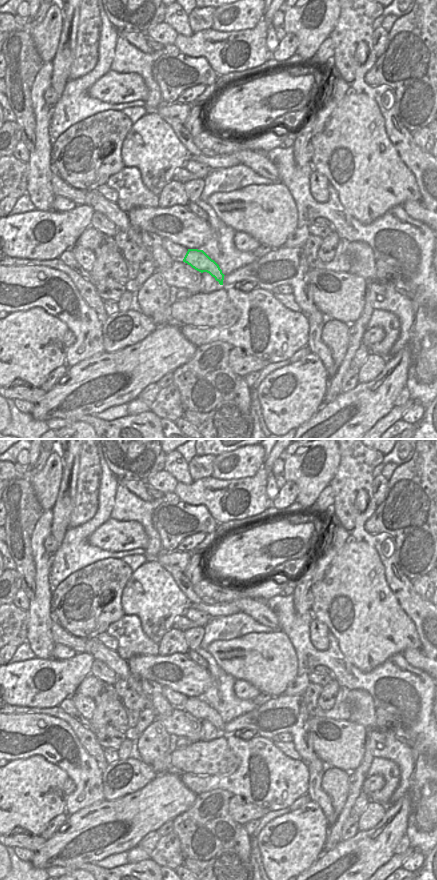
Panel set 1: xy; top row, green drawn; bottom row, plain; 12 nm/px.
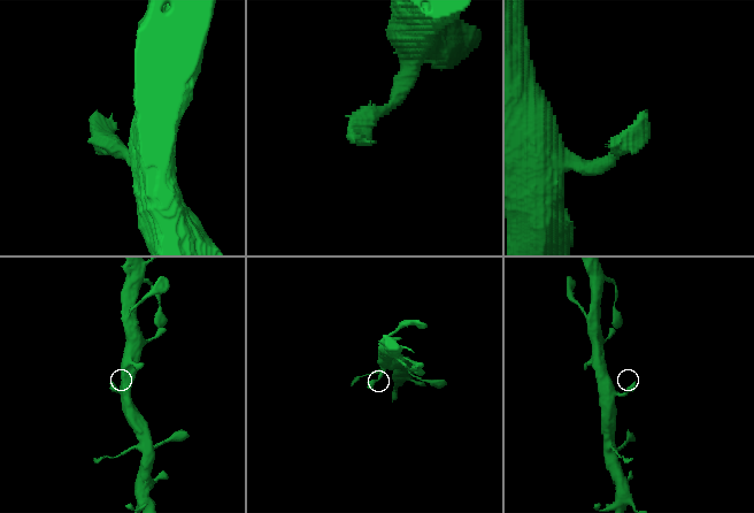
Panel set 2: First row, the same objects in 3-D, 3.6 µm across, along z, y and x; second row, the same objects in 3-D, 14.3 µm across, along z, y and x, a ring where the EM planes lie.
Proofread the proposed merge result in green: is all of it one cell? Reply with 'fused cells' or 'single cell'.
single cell

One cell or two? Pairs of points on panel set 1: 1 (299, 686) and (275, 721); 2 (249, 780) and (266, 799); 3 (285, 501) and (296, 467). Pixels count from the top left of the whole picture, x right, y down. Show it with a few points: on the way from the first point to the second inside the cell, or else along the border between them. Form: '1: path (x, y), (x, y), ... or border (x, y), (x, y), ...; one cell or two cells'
1: border (283, 693), (285, 695), (302, 696); two cells
2: path (254, 785), (263, 794); one cell
3: border (286, 480), (298, 489), (294, 500); two cells

